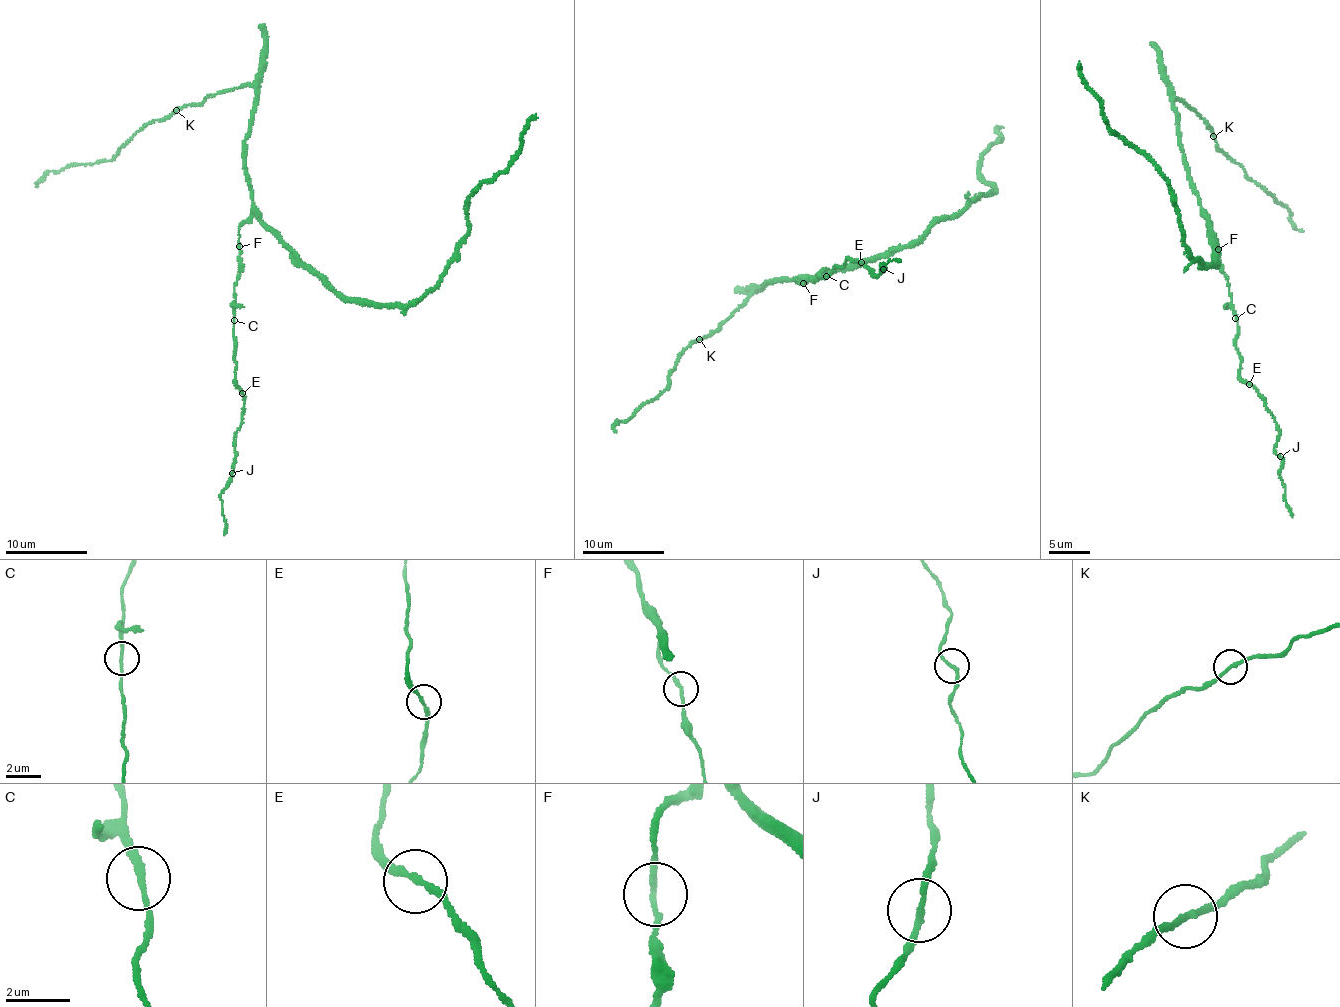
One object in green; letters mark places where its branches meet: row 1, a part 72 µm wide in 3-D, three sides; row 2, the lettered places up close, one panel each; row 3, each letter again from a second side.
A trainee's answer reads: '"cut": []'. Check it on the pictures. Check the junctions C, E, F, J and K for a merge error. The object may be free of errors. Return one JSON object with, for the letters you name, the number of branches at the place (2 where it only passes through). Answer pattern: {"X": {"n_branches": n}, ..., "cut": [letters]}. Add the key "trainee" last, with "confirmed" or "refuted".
{"cut": [], "trainee": "confirmed"}

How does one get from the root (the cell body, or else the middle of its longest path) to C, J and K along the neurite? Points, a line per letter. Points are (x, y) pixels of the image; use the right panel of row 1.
C: (1210, 224), (1208, 218), (1209, 238), (1218, 249), (1220, 269), (1228, 281), (1235, 318)
J: (1210, 224), (1237, 322), (1240, 377), (1275, 419), (1280, 457)
K: (1210, 224), (1206, 211), (1198, 205), (1198, 192), (1188, 177), (1173, 101), (1181, 100), (1196, 109), (1214, 136)

